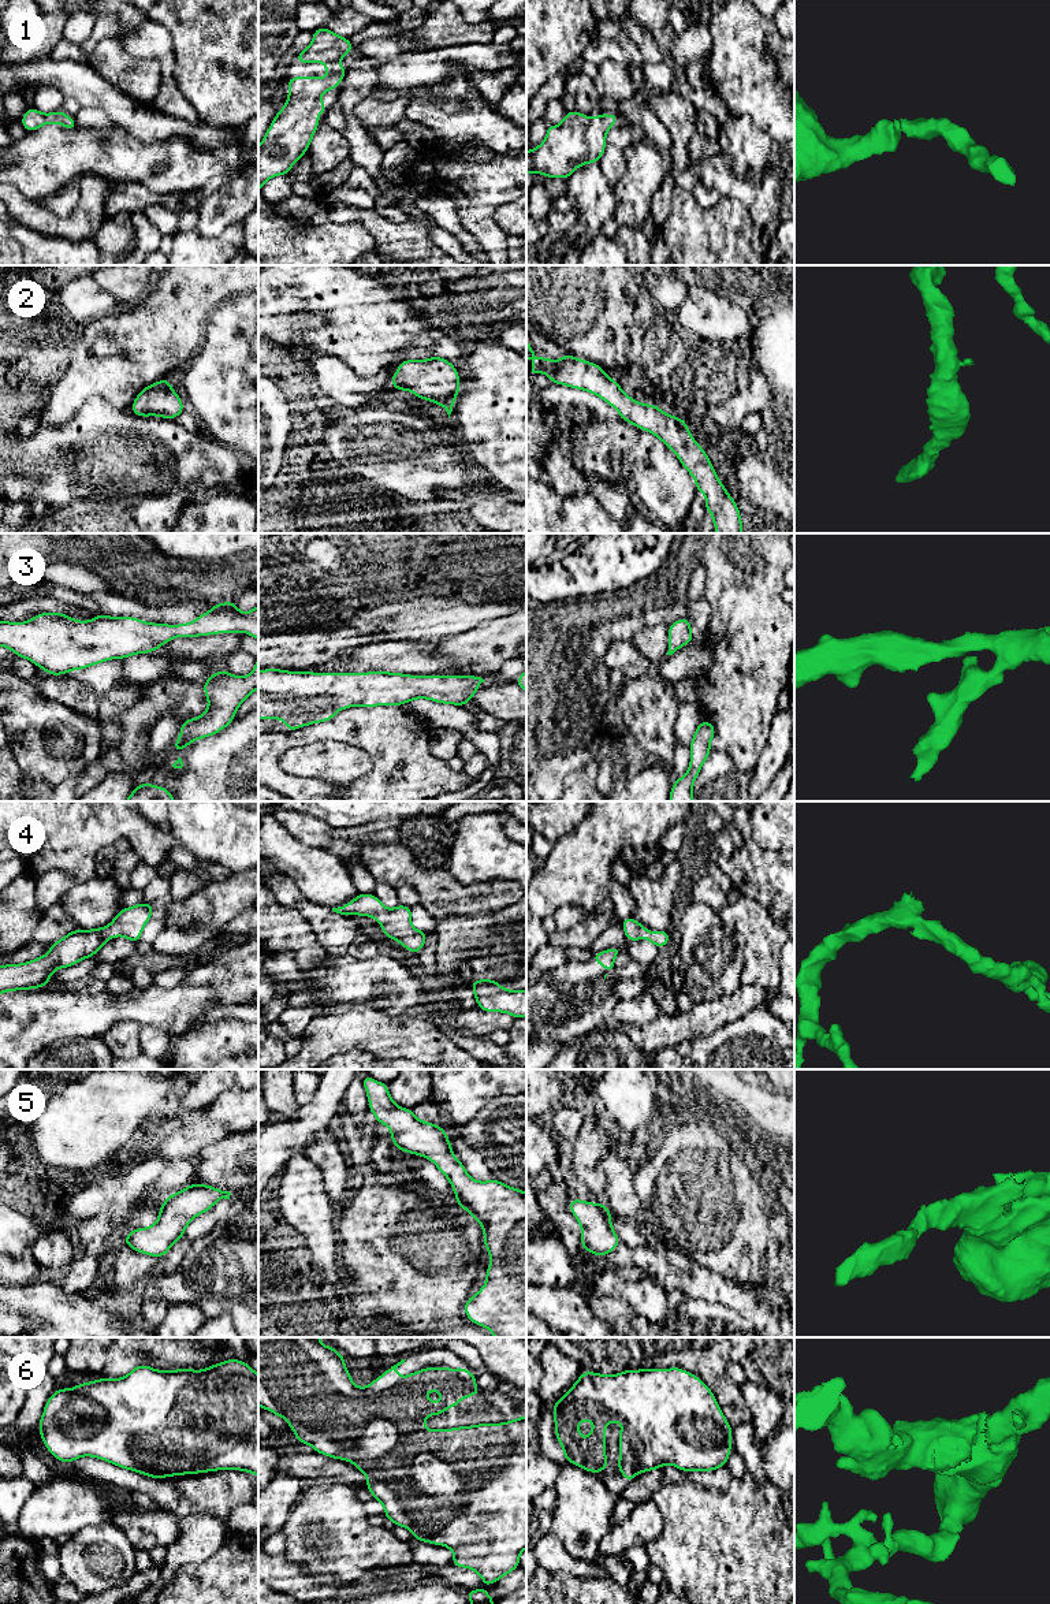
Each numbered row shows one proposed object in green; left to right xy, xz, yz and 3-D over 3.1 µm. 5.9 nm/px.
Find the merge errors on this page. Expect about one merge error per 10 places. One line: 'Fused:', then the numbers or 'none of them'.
Fused: none of them

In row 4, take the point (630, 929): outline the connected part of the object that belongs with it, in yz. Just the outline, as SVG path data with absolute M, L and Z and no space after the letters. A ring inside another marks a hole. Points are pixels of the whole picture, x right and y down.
M632 916L625 918L622 922L625 937L630 942L637 942L645 937L658 949L667 946L670 941L669 931L648 931L640 922L636 922Z

